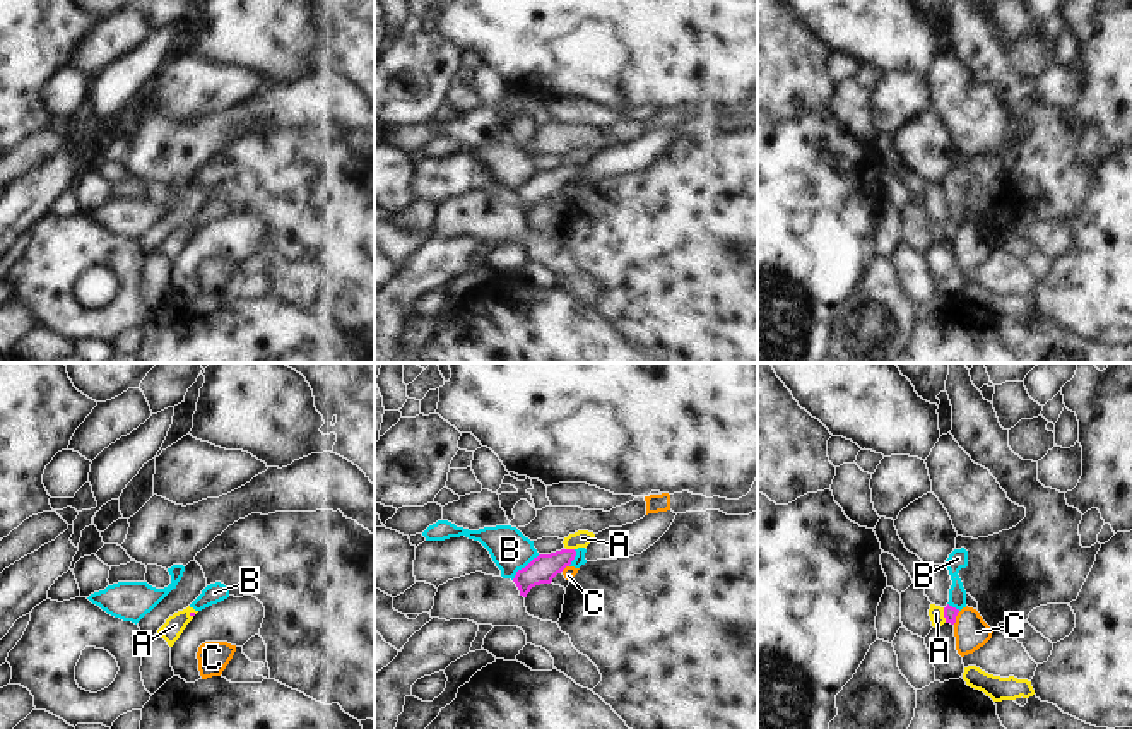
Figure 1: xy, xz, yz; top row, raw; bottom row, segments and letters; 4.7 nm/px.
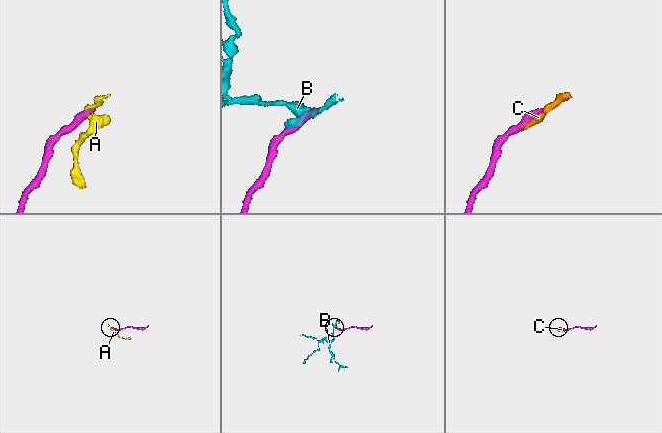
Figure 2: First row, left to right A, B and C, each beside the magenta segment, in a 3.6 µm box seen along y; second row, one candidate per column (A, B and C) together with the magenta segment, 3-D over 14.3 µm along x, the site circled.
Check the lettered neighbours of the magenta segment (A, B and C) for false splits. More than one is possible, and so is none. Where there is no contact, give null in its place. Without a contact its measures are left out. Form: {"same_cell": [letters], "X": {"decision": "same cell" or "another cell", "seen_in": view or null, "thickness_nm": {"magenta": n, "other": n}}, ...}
{"same_cell": [], "A": {"decision": "another cell", "seen_in": "yz", "thickness_nm": {"magenta": 60, "other": 70}}, "B": {"decision": "another cell", "seen_in": "xz", "thickness_nm": {"magenta": 130, "other": 190}}, "C": {"decision": "another cell", "seen_in": "yz", "thickness_nm": {"magenta": 60, "other": 160}}}

